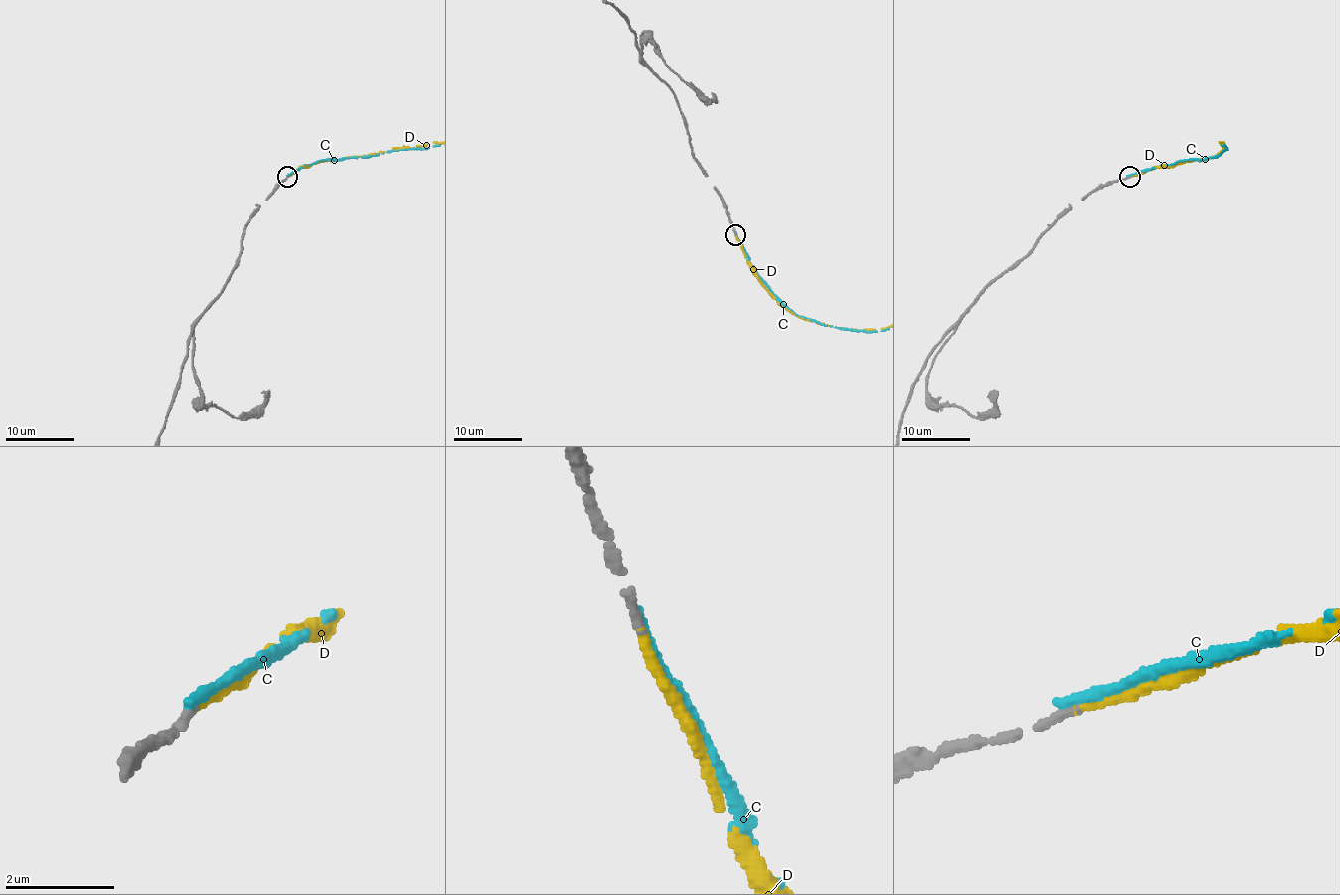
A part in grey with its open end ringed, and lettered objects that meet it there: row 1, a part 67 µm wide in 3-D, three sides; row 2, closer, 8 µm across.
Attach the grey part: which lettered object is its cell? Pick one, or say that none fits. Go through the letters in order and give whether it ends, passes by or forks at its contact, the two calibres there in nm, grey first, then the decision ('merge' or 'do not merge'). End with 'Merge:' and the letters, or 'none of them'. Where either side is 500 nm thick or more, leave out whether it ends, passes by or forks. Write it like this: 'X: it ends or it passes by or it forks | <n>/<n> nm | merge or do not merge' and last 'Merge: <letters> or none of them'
C: it ends | 160/190 nm | do not merge
D: it ends | 160/170 nm | merge
Merge: D

